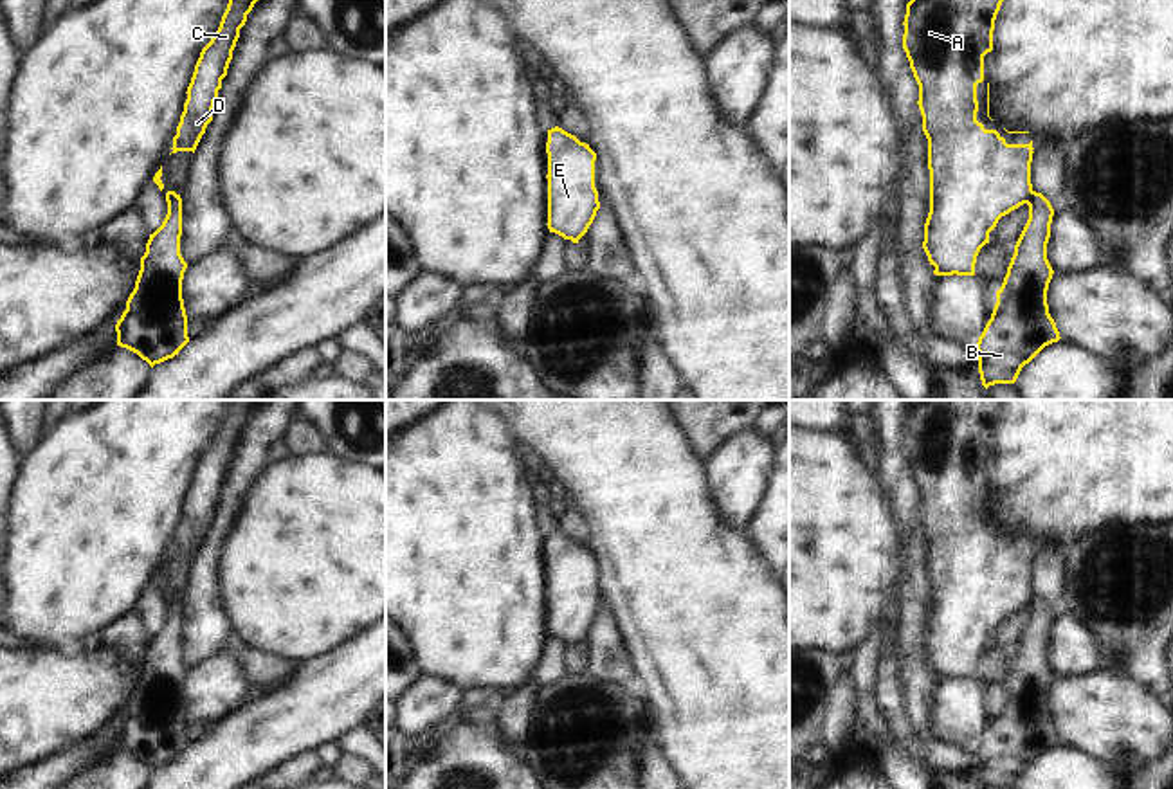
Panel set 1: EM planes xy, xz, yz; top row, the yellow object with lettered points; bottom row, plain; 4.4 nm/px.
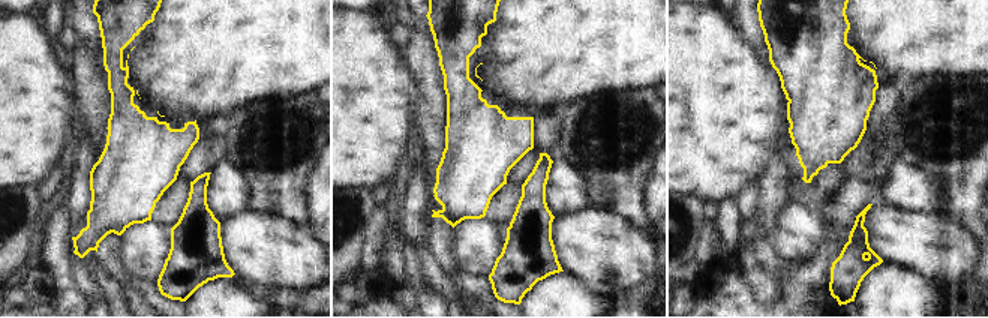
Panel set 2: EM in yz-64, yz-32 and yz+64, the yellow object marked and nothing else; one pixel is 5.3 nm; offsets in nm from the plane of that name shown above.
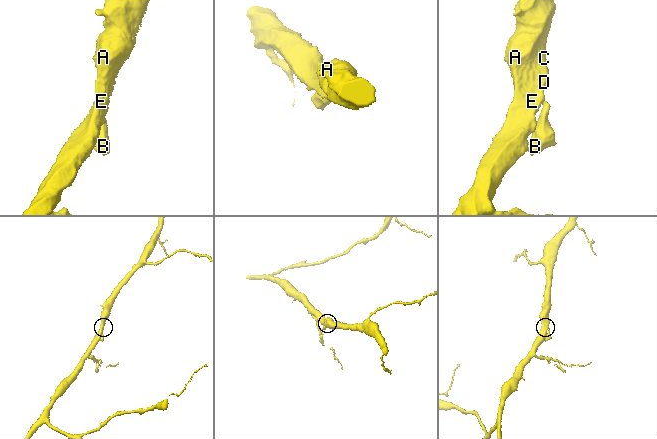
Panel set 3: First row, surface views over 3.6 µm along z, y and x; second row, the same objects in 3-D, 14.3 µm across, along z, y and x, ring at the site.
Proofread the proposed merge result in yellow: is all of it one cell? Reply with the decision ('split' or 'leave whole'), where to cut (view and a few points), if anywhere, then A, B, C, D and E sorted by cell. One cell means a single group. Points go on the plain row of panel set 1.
split; cut yz (1033, 595), (1026, 606); groups A C D E / B

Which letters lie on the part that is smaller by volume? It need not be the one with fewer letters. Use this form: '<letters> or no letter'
B

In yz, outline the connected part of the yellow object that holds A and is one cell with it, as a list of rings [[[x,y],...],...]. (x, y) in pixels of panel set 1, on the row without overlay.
[[[912,400],[906,407],[903,452],[919,488],[917,508],[928,542],[930,616],[923,652],[935,679],[975,679],[989,636],[1032,598],[1032,544],[1007,548],[977,524],[977,488],[984,485],[984,459],[993,454],[1002,405],[1004,400]]]

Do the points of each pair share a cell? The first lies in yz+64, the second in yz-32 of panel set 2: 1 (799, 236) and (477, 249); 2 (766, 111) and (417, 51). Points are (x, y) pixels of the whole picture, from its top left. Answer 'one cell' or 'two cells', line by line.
1: one cell
2: two cells

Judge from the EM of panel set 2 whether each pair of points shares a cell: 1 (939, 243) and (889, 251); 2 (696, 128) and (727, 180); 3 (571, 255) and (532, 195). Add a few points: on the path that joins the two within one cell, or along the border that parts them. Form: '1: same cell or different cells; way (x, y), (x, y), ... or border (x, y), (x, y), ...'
1: same cell; way (927, 243), (901, 243)
2: same cell; way (709, 141), (715, 167)
3: different cells; border (553, 218), (552, 243), (558, 260)

